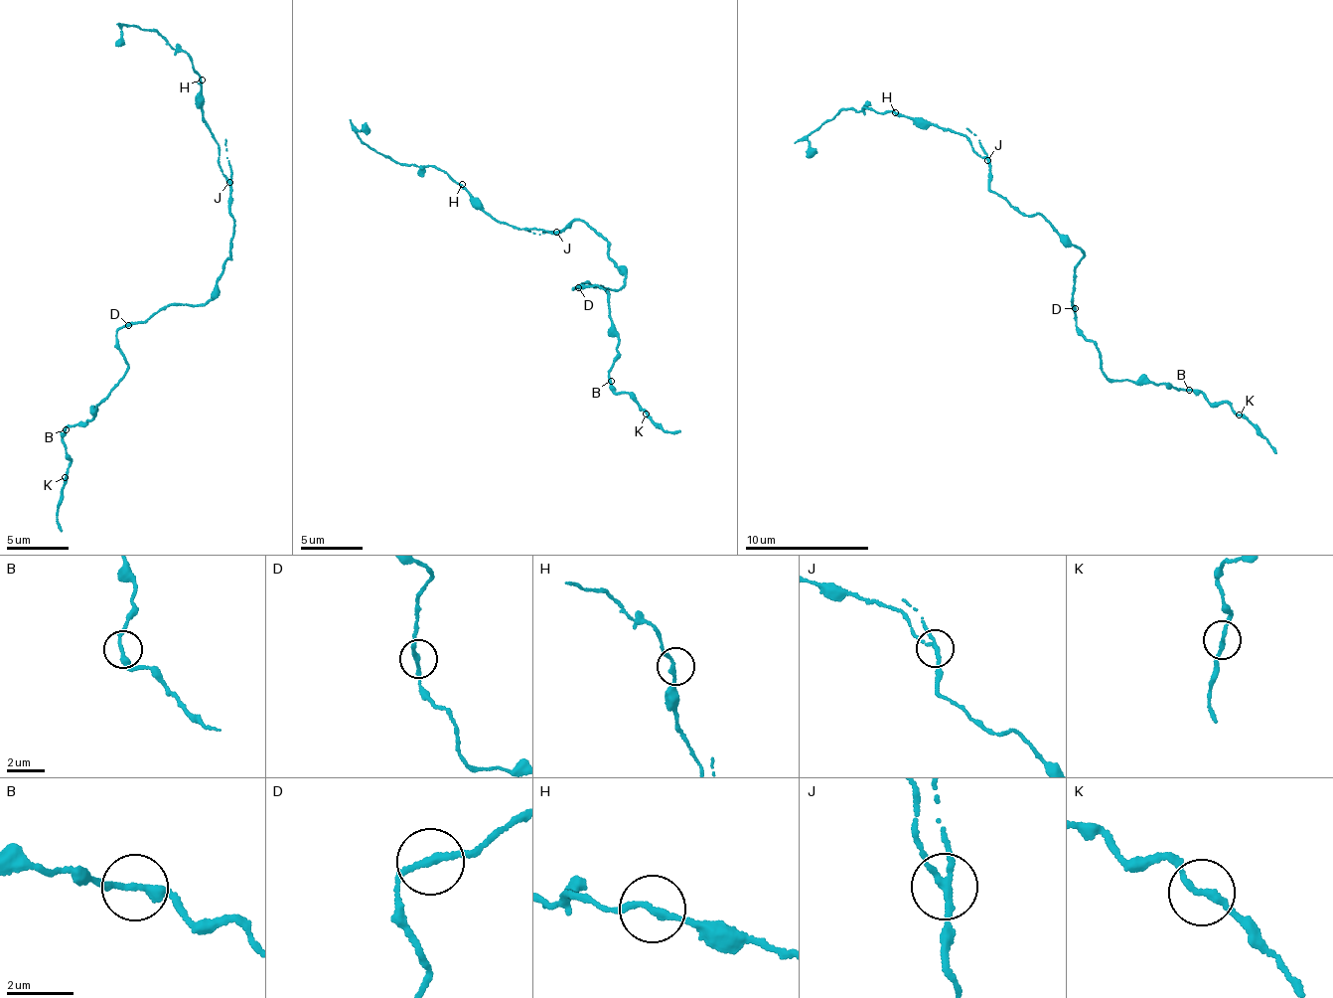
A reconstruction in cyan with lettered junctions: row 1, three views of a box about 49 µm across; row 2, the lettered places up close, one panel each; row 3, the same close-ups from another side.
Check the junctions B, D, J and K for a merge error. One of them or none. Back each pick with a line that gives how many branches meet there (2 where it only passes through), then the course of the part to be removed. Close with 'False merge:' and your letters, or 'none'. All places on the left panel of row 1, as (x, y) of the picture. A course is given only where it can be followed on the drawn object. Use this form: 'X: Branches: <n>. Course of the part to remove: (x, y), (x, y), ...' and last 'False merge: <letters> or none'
J: Branches: 3. Course of the part to remove: (230, 183), (210, 137), (200, 83), (187, 52), (171, 48), (156, 31), (134, 26), (120, 28), (114, 47)
False merge: J

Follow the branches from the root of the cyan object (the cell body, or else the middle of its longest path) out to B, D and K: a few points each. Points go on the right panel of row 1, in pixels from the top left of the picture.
B: (1066, 241), (1079, 247), (1084, 257), (1073, 266), (1076, 333), (1096, 345), (1103, 373), (1189, 390)
D: (1066, 241), (1079, 247), (1084, 257), (1073, 266), (1075, 275), (1071, 289), (1075, 308)
K: (1066, 241), (1084, 257), (1073, 266), (1076, 333), (1096, 345), (1103, 373), (1197, 392), (1239, 415)

